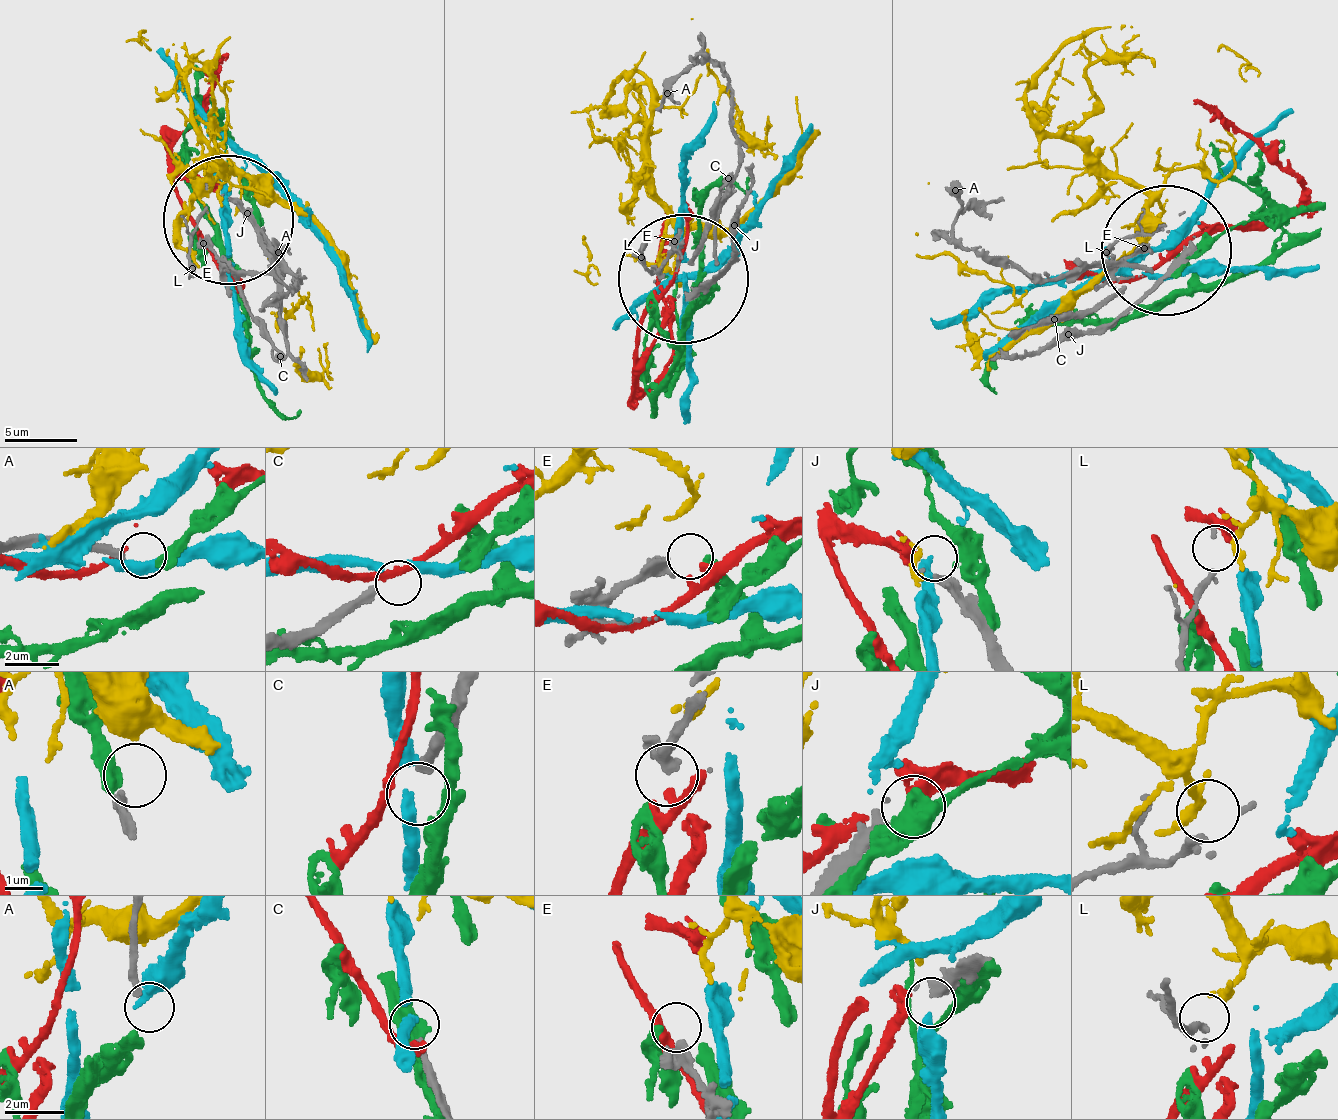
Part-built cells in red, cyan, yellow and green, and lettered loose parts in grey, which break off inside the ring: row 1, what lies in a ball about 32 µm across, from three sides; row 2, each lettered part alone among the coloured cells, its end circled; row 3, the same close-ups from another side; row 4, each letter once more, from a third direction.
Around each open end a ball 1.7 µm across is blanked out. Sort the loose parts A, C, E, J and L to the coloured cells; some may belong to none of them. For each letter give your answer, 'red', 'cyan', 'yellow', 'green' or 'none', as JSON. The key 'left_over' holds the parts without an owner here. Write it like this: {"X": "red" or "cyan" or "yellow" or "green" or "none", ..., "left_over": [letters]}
{"A": "none", "C": "none", "E": "green", "J": "red", "L": "yellow", "left_over": ["A", "C"]}

